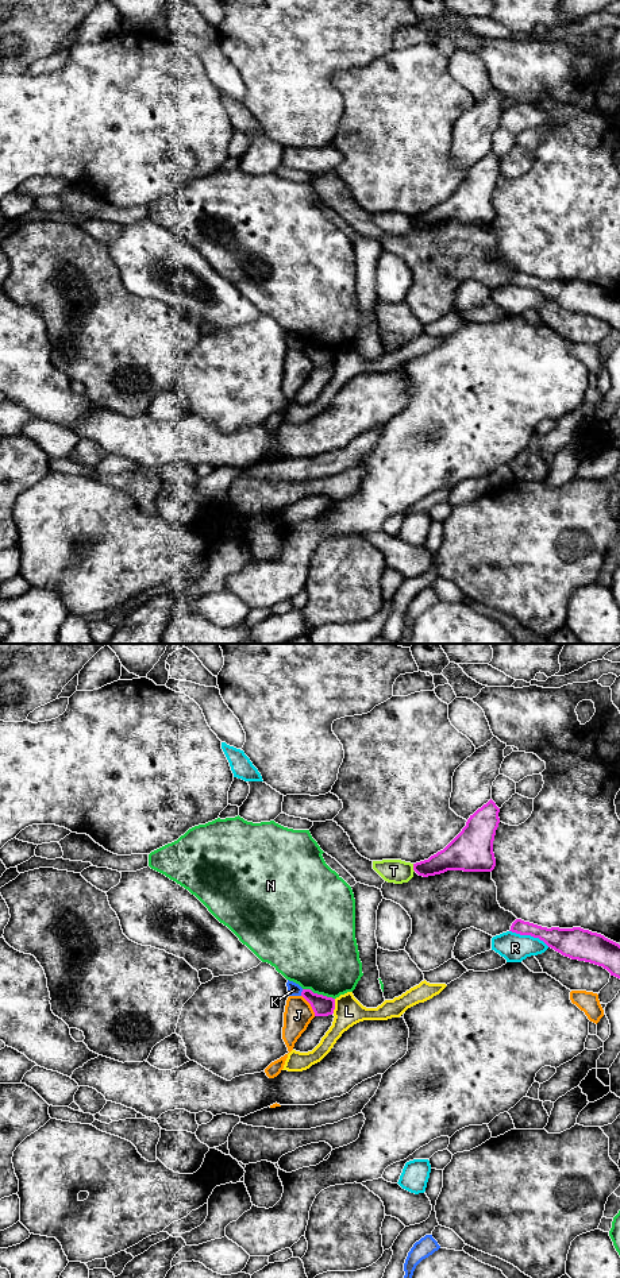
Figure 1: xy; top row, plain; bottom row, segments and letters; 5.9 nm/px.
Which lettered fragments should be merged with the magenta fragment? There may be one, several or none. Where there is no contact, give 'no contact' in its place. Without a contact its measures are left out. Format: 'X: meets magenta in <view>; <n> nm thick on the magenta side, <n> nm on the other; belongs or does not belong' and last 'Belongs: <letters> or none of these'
J: meets magenta in xy; 120 nm thick on the magenta side, 170 nm on the other; does not belong
K: meets magenta in xy; 120 nm thick on the magenta side, 80 nm on the other; does not belong
L: meets magenta in xy; 120 nm thick on the magenta side, 170 nm on the other; does not belong
N: meets magenta in xy; 120 nm thick on the magenta side, 440 nm on the other; does not belong
R: meets magenta in xy; 180 nm thick on the magenta side, 170 nm on the other; does not belong
T: meets magenta in xy; 160 nm thick on the magenta side, 140 nm on the other; does not belong
Belongs: none of these

